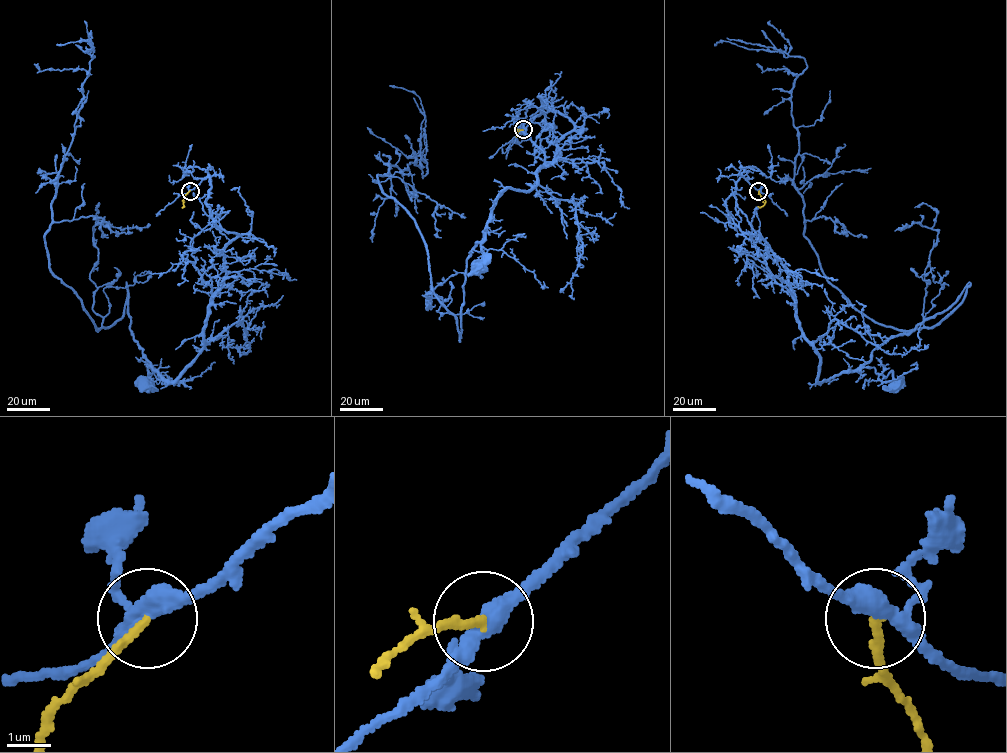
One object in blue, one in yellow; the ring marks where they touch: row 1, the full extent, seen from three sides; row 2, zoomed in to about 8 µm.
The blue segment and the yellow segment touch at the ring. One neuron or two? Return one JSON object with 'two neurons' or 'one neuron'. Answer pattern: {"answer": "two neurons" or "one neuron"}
{"answer": "one neuron"}

